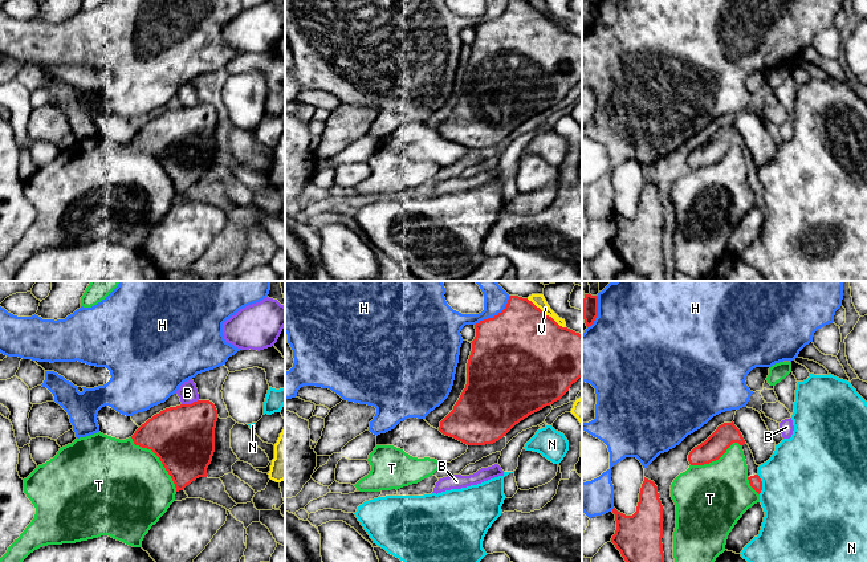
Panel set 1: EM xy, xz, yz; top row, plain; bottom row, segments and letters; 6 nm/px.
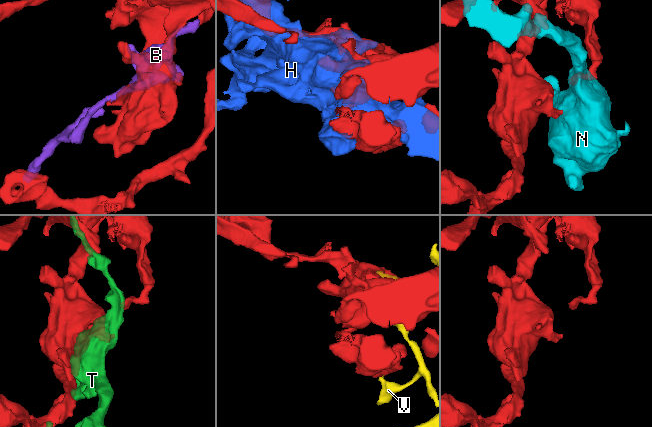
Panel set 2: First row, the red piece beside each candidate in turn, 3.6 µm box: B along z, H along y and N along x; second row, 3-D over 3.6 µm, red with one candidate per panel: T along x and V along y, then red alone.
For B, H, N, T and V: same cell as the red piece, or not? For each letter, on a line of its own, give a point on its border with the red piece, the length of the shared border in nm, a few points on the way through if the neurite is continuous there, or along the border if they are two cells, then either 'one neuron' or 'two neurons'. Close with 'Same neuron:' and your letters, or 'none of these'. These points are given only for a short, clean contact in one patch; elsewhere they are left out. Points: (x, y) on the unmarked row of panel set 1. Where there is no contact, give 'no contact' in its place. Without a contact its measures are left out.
B: contact xy (191, 106); length 110 nm; two neurons
H: contact xz (495, 19); length 280 nm; two neurons
N: contact yz (761, 187); length 120 nm; border yz (757, 178), (761, 184), (760, 196); two neurons
T: contact xy (159, 162); length 440 nm; two neurons
V: contact xz (545, 17); length 300 nm; two neurons
Same neuron: none of these

